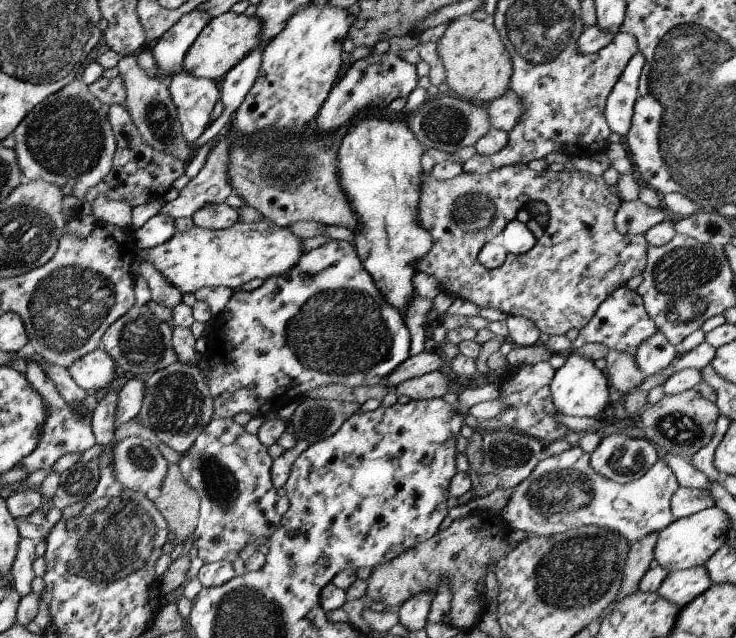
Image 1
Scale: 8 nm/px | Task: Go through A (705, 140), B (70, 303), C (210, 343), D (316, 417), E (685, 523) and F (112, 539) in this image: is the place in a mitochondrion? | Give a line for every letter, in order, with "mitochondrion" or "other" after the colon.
A: mitochondrion
B: mitochondrion
C: other
D: mitochondrion
E: other
F: mitochondrion

